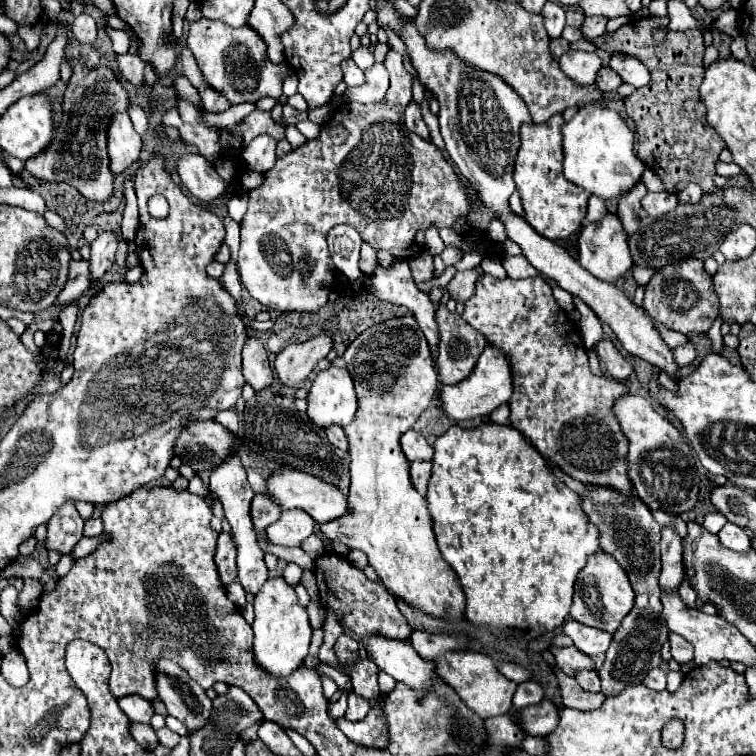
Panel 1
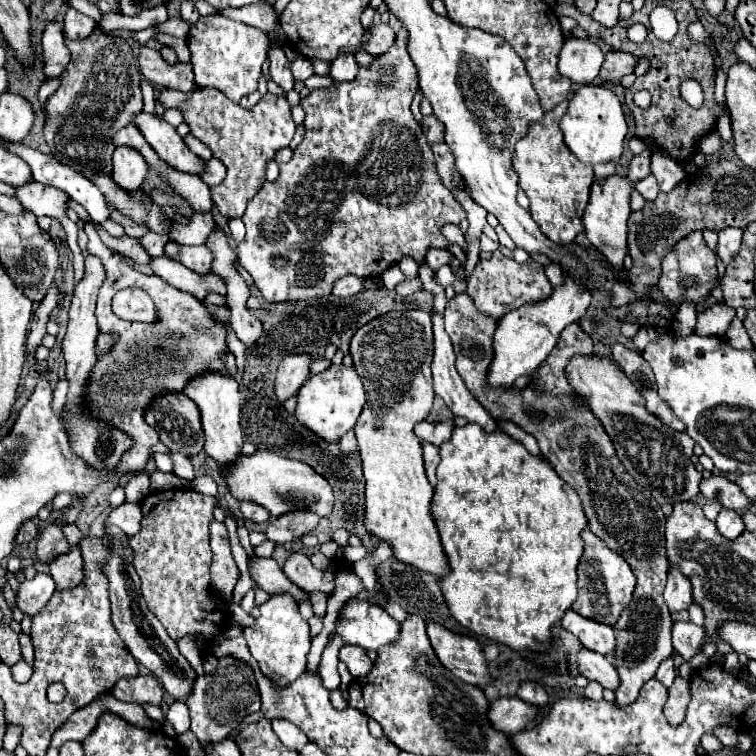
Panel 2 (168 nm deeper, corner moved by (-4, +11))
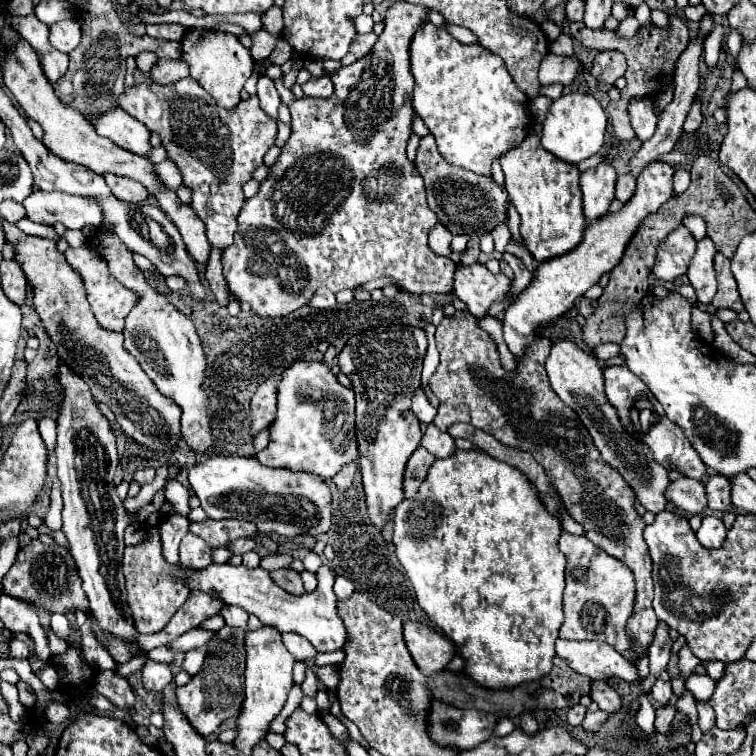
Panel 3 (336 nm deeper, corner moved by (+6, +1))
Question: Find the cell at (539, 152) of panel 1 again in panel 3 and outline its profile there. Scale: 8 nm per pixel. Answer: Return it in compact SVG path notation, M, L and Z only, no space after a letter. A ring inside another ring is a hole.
M533 124L525 142L501 156L501 168L505 172L505 188L509 200L521 214L521 236L527 250L537 262L567 254L573 250L585 230L585 216L581 210L579 170L559 158L553 158L547 150L541 150L541 124Z

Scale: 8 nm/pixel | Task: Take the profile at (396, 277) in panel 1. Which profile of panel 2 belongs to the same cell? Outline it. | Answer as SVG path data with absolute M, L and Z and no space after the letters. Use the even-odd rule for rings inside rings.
M433 316L433 334L435 334L435 356L433 356L433 386L435 386L435 394L441 396L445 400L445 404L451 408L455 418L465 418L471 424L479 424L485 432L497 432L501 430L497 426L497 422L489 416L489 412L471 396L471 392L467 390L467 386L463 384L461 376L455 370L455 354L453 354L453 346L451 340L443 328L443 316Z

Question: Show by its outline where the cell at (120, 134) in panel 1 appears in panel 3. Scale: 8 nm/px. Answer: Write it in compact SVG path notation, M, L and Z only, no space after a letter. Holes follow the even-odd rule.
M103 174L107 186L111 188L111 192L123 200L123 202L131 202L131 204L139 204L143 202L149 192L145 190L145 186L141 186L139 182L127 178L127 176L117 176L117 174Z

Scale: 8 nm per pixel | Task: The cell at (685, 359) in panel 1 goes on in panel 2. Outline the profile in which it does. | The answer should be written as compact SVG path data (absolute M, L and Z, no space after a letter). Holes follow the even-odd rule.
M713 304L713 306L709 306L709 308L705 308L703 312L697 314L695 334L723 338L725 332L729 330L729 324L731 324L733 318L735 318L733 308L729 308L727 304Z

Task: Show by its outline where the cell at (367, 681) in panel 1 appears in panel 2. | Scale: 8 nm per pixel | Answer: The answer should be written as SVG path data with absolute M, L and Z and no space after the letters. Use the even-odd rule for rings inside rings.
M353 650L353 658L349 660L349 664L353 664L353 666L349 666L351 676L359 678L359 676L367 676L373 662L369 660L369 656L363 650Z

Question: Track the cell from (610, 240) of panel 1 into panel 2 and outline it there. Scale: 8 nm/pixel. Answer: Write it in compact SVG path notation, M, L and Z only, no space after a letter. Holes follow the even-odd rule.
M611 174L607 178L595 178L591 186L591 198L583 214L585 234L589 242L607 258L607 262L613 266L613 278L621 280L621 268L623 258L627 254L627 218L631 214L629 198L633 192L633 184L627 174Z

